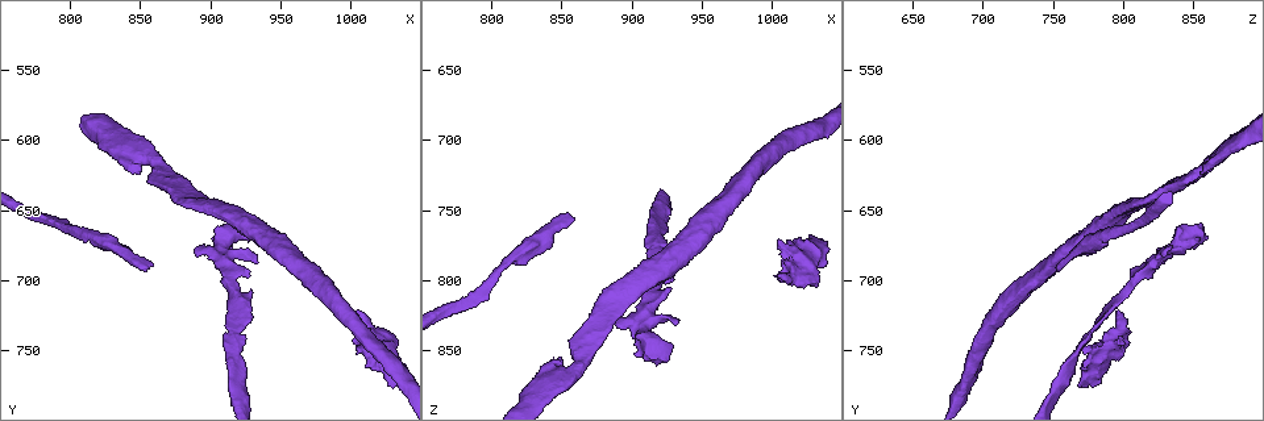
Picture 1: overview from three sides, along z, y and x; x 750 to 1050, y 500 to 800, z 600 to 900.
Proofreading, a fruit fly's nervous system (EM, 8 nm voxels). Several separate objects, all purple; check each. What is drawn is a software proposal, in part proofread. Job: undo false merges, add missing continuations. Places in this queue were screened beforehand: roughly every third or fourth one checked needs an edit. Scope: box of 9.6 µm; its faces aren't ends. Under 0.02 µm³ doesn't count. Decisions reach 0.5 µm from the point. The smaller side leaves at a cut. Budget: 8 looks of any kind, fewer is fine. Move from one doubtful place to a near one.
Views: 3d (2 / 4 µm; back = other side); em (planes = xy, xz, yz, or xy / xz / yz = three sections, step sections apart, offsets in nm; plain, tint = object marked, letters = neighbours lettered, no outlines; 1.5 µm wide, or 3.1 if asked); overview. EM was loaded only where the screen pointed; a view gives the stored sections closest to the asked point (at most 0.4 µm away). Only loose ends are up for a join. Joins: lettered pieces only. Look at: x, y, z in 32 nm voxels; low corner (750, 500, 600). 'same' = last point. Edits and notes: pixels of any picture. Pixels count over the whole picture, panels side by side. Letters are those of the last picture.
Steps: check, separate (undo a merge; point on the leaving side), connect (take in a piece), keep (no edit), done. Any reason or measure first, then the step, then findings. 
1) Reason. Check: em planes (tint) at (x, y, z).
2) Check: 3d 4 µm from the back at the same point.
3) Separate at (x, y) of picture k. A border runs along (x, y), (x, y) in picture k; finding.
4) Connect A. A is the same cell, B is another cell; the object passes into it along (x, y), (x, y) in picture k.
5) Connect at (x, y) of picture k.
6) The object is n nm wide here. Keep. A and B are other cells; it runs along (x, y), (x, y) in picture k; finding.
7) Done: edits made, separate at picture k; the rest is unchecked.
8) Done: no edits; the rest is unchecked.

An open end. Check: em xz step 8 (letters) at (1002, 742, 796).

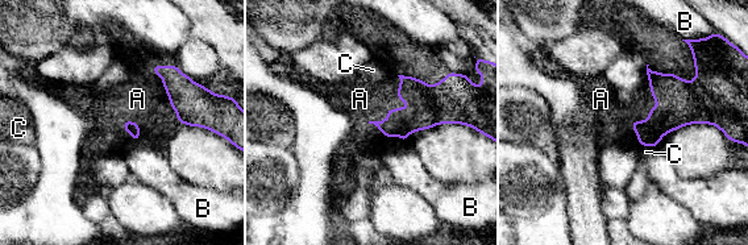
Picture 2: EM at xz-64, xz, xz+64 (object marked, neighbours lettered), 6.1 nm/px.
Check: em planes (letters) at the same point.

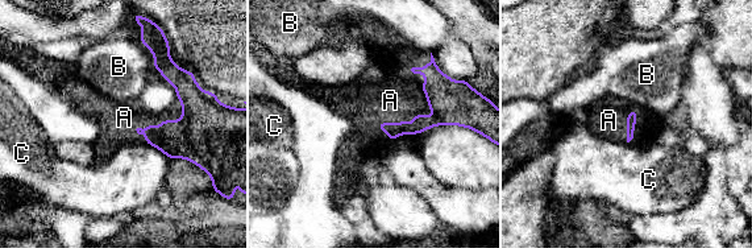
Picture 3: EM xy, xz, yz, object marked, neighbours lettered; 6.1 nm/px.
Connect A. A is the same cell, B and C are other cells; the object passes into it along (440, 100), (406, 123), (390, 100) in picture 3; the neuron continues.

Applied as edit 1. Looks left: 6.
Redraw. Check: overview.

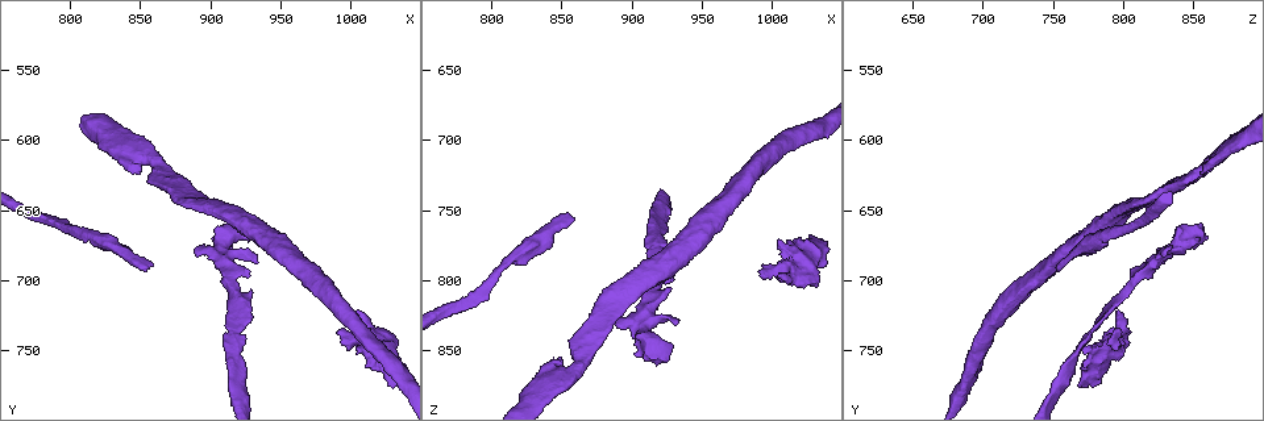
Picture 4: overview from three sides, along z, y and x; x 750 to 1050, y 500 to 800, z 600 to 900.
Branch point. Check: 3d 2 µm at (846, 604, 874).

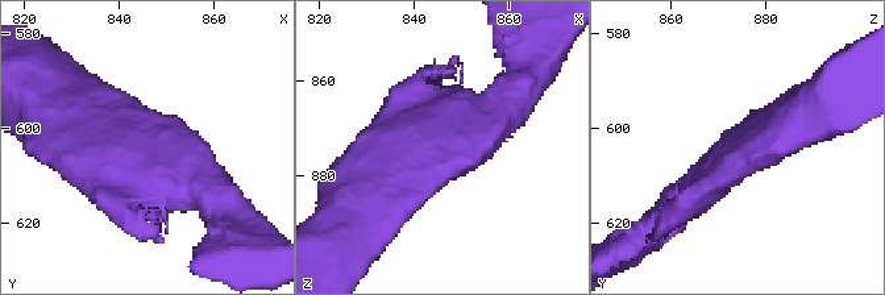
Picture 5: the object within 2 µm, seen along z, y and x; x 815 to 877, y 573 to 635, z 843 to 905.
Need the tissue. Check: em planes (tint) at (846, 606, 874).

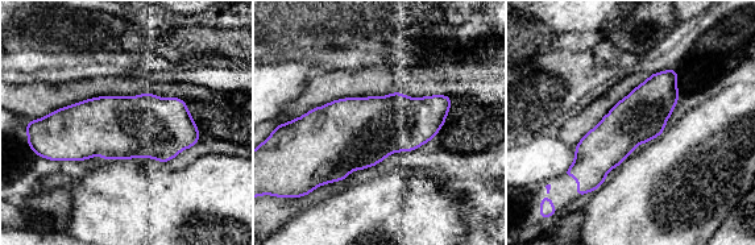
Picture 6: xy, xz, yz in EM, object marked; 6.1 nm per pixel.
What lies round it. Check: em planes (letters) at the same point.

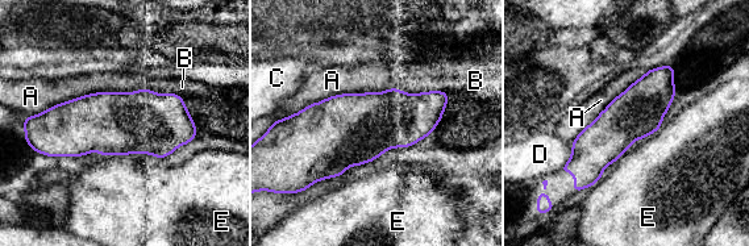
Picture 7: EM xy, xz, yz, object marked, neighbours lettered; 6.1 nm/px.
The object is 300 nm wide here. Keep. A, B, C, D and E are other cells; it runs along (670, 69), (590, 155), (579, 183) in picture 7; continuous, no second neuron.

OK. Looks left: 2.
Done: edits made, connect at picture 3; the rest is unchecked.

